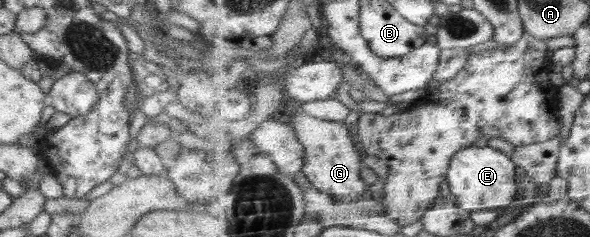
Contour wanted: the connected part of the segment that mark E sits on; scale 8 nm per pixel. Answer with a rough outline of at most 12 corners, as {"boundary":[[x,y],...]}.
{"boundary":[[482,143],[454,156],[452,195],[472,212],[518,204],[520,167]]}

